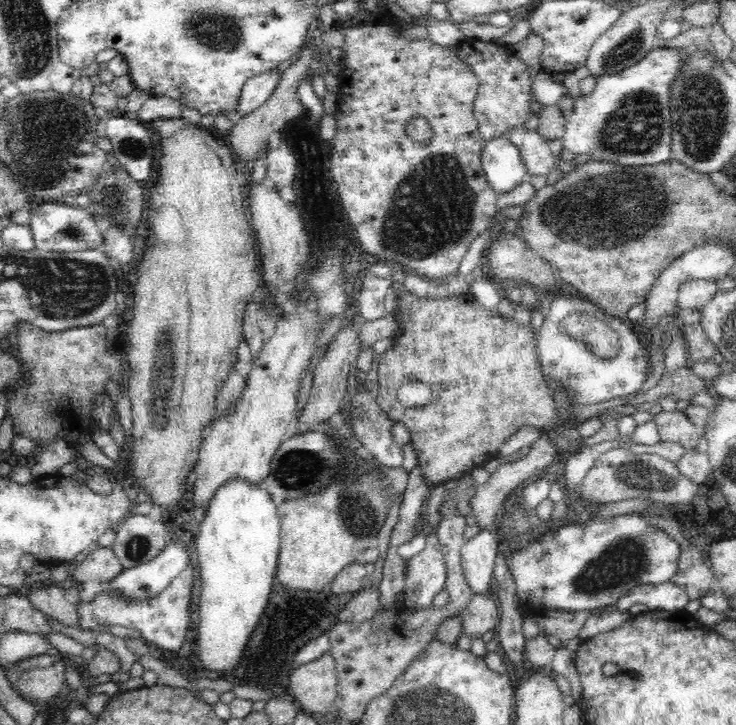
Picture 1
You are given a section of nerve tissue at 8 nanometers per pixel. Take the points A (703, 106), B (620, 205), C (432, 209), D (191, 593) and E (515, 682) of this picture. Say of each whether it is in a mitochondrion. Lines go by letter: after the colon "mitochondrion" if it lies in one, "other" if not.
A: mitochondrion
B: mitochondrion
C: mitochondrion
D: other
E: other

